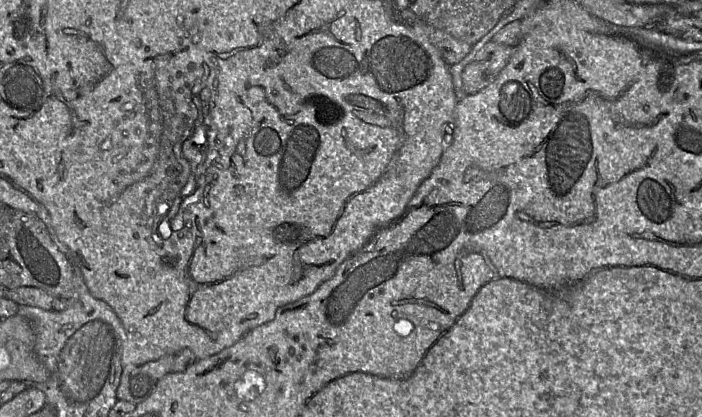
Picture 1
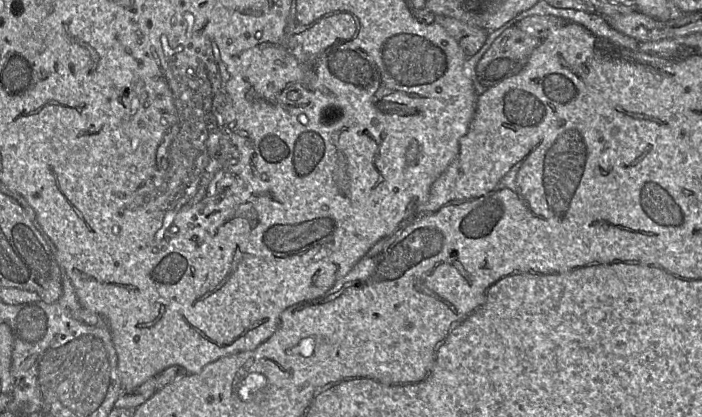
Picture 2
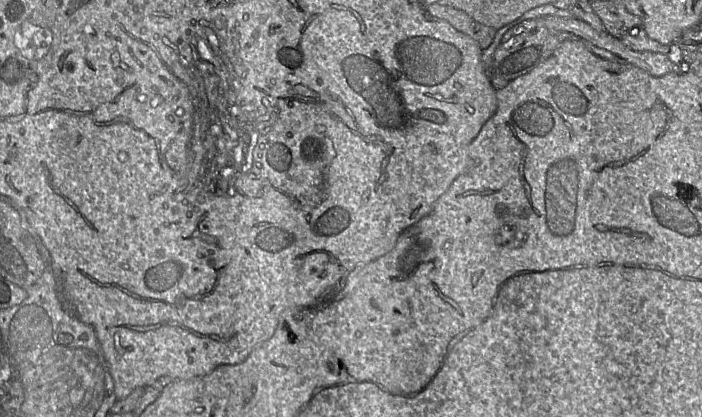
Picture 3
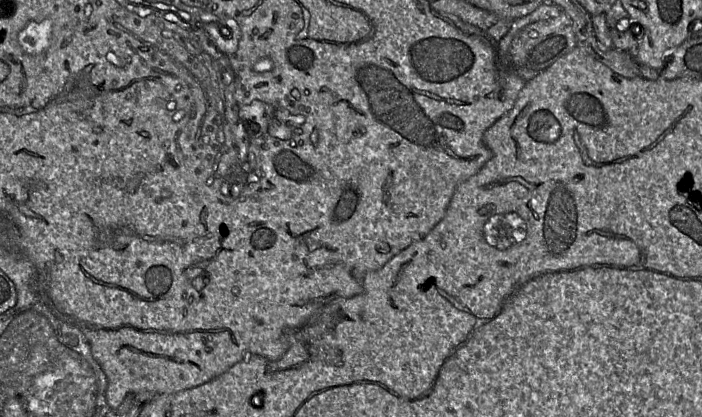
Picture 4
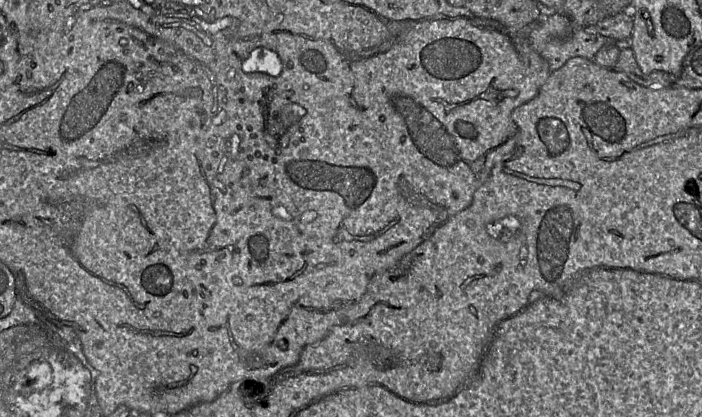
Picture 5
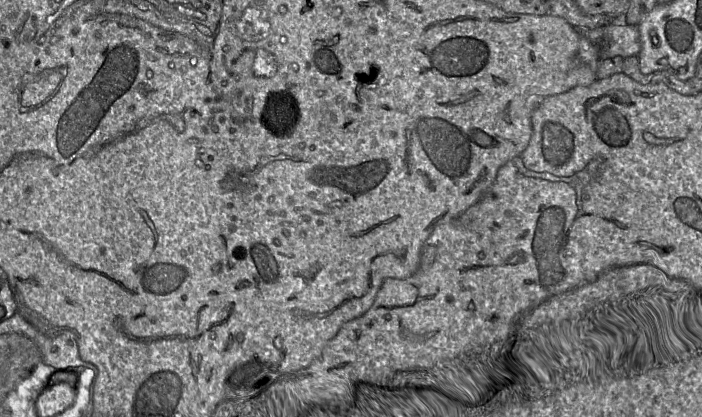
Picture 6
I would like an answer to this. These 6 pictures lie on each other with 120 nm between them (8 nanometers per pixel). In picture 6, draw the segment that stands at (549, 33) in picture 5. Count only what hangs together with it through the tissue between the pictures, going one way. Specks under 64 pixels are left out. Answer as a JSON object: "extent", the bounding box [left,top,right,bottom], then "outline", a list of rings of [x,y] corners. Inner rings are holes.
{"extent":[575,21,641,59],"outline":[[[620,21],[596,29],[575,27],[591,43],[599,46],[600,59],[621,56],[623,59],[637,56],[641,49],[640,34],[635,25]]]}

